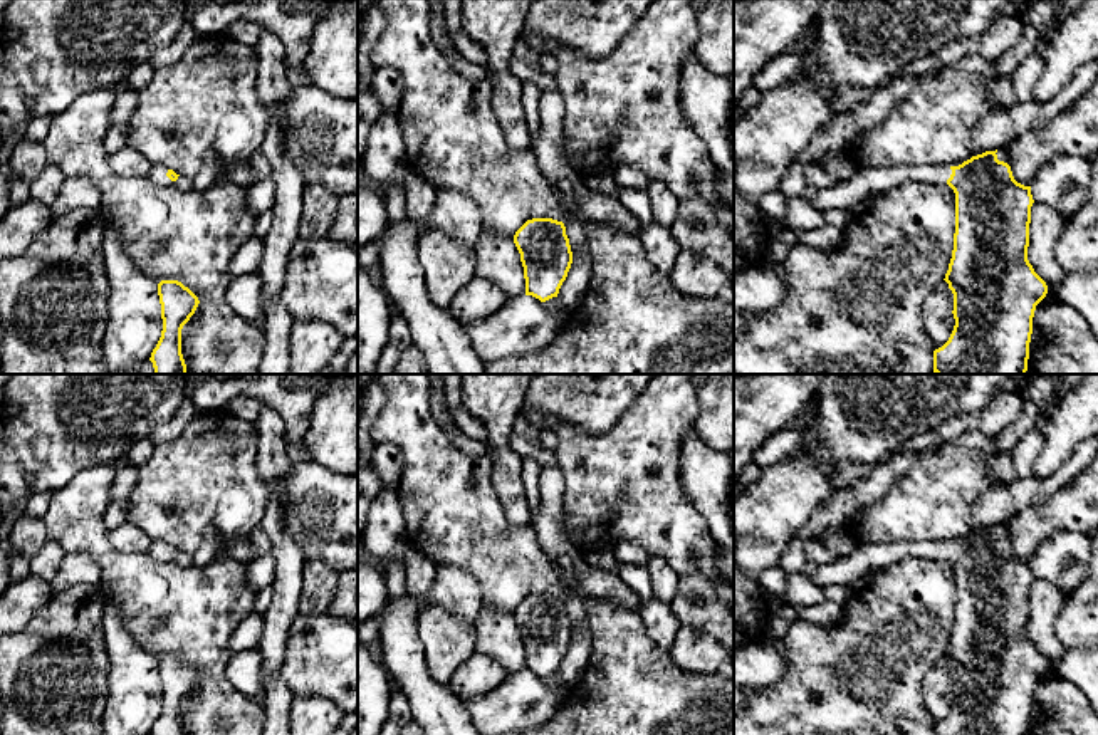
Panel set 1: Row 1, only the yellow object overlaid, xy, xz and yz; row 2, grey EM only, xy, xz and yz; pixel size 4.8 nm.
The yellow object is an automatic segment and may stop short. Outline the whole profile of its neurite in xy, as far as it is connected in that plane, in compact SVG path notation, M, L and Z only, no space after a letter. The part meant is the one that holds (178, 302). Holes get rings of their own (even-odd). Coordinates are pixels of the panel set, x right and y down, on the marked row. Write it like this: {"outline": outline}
{"outline": "M178 280L158 284L163 331L151 352L154 374L188 374L181 354L181 329L195 314L198 297Z"}

